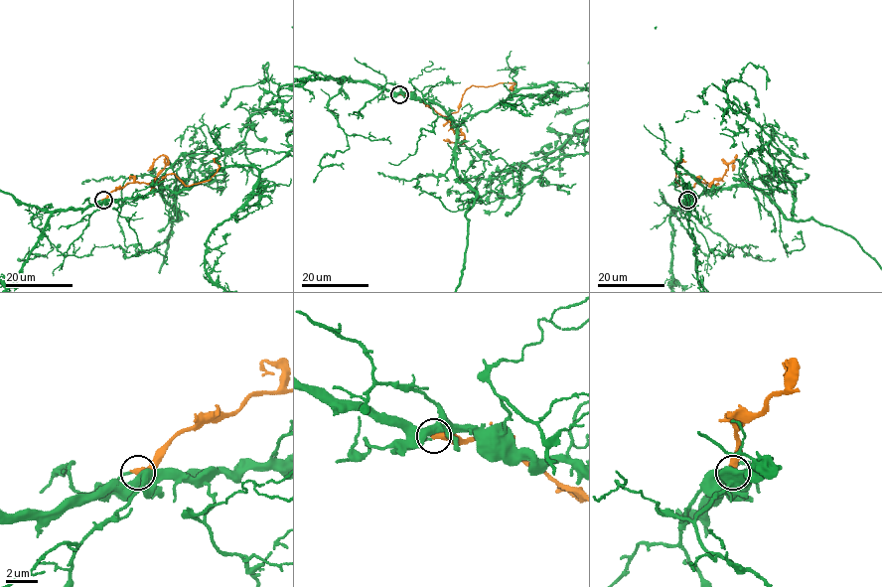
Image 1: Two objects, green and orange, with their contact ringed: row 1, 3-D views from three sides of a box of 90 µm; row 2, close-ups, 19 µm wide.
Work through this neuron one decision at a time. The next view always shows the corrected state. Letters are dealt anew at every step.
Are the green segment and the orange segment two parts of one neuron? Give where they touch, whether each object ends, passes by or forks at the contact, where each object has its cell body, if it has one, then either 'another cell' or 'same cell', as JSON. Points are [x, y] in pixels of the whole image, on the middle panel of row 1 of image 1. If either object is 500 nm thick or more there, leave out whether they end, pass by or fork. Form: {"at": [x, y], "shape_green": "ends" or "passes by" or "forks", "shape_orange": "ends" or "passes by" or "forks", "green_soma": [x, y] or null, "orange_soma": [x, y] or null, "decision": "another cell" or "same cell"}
{"at": [399, 94], "shape_green": "ends", "shape_orange": "ends", "green_soma": null, "orange_soma": null, "decision": "another cell"}

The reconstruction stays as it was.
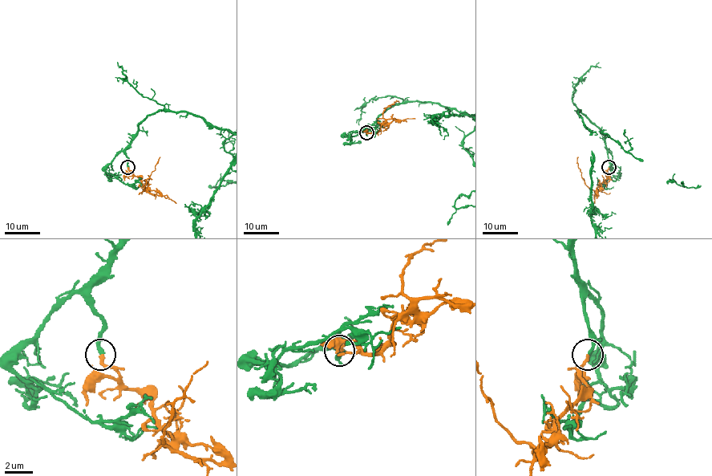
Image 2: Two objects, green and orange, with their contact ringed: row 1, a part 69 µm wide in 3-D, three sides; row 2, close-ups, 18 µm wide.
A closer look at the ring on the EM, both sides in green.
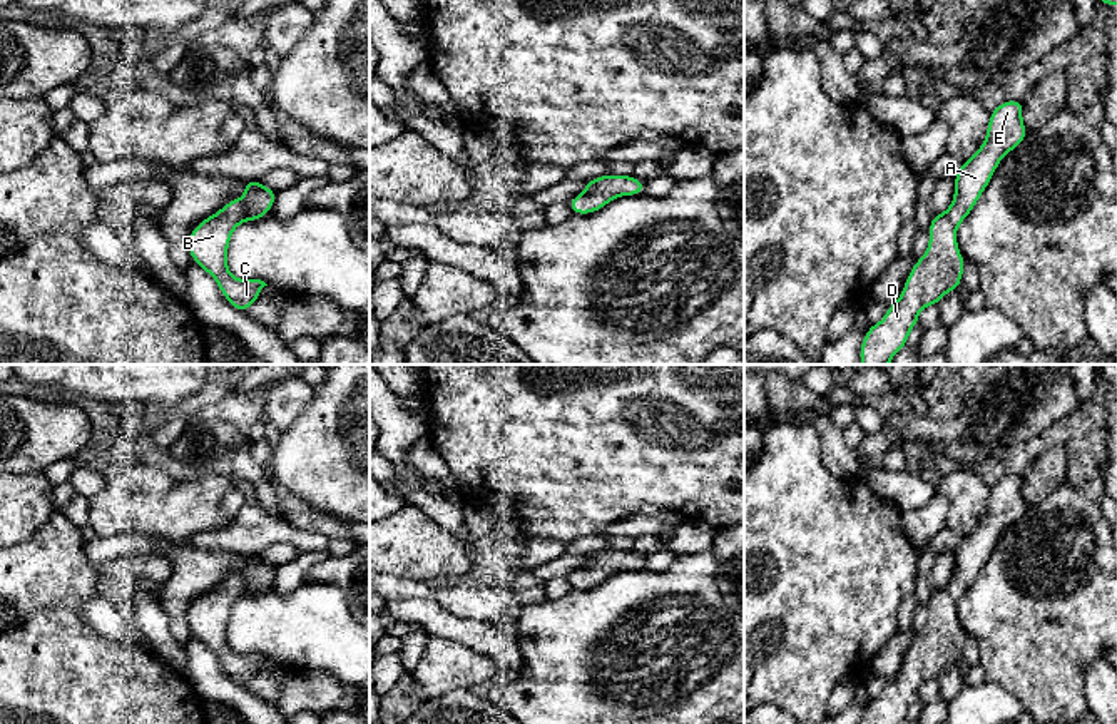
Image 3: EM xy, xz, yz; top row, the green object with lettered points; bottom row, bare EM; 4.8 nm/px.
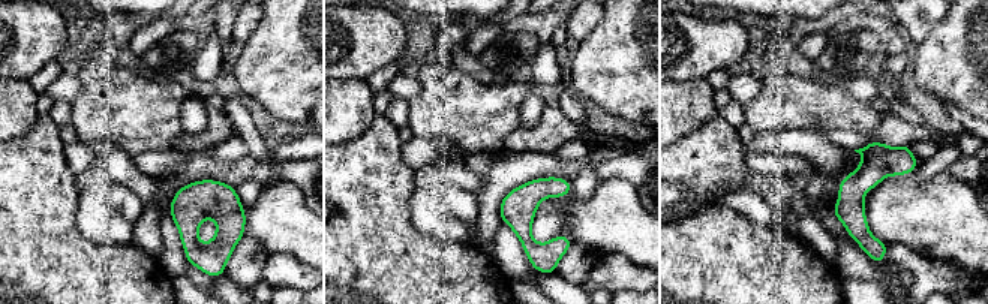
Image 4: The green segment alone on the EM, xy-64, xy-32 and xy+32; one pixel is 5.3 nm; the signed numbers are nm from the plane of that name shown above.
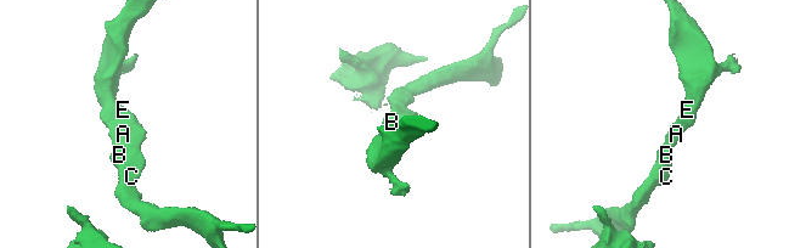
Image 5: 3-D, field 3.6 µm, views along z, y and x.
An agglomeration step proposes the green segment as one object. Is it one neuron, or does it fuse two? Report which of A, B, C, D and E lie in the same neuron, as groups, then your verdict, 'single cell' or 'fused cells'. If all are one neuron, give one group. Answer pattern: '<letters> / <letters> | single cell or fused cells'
A B C D E | single cell

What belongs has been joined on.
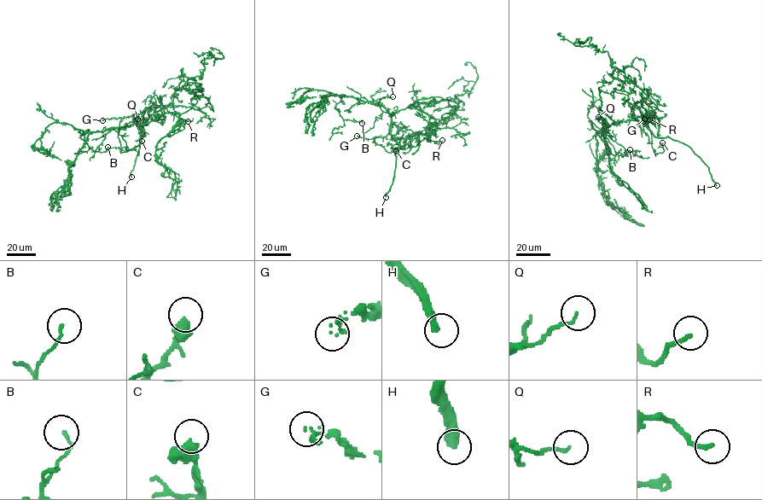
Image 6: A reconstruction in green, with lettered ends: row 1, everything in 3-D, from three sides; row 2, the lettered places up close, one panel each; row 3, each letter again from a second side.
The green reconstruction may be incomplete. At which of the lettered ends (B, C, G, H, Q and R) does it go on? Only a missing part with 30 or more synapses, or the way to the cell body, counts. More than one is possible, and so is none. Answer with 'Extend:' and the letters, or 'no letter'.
Extend: G, H, R

